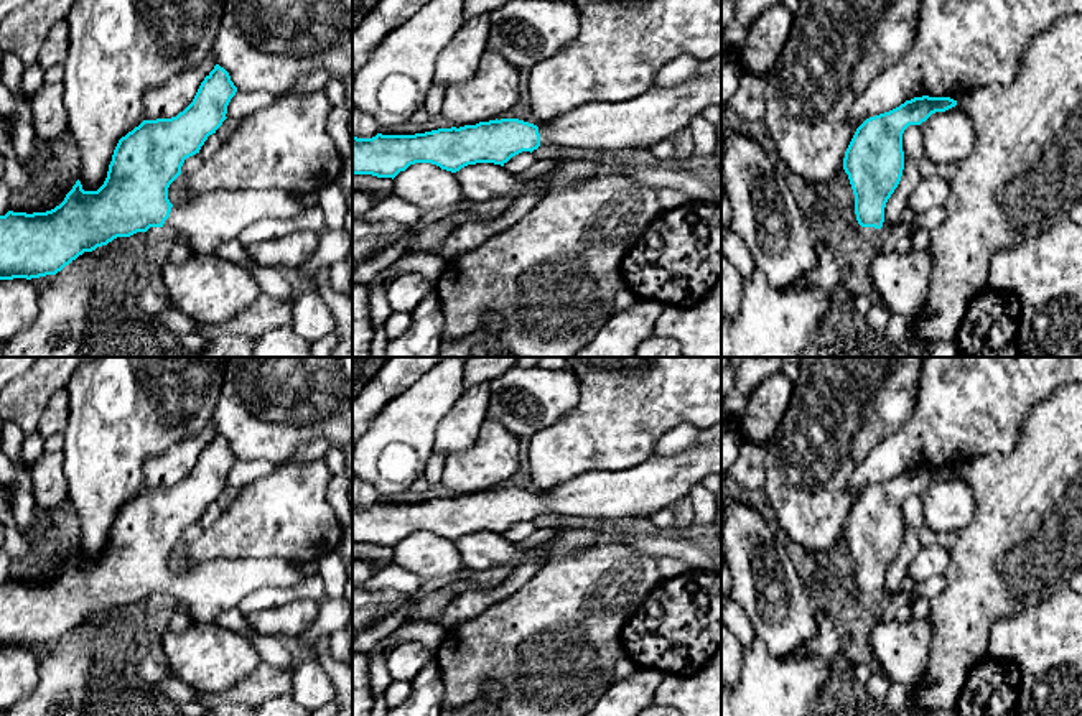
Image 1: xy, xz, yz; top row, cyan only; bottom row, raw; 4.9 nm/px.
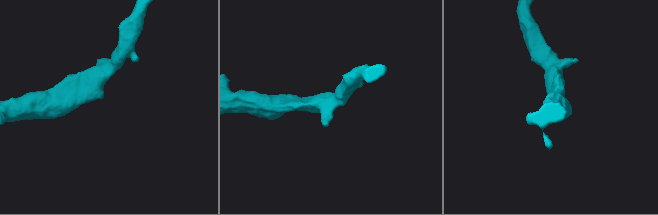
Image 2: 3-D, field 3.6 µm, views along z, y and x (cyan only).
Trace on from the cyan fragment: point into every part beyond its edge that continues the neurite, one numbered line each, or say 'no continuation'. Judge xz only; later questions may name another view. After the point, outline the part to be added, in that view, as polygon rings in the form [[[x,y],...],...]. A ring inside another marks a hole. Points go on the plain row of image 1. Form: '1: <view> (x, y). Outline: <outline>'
1: xz (641, 491). Outline: [[[721,423],[700,430],[695,444],[677,456],[654,456],[624,471],[580,474],[540,492],[540,514],[651,517],[687,497],[692,487],[708,476],[721,476]]]

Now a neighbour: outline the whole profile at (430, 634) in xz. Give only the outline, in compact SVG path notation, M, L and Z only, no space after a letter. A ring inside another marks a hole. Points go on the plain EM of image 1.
M413 622L400 629L400 637L402 640L420 642L430 652L436 653L446 632L438 622Z

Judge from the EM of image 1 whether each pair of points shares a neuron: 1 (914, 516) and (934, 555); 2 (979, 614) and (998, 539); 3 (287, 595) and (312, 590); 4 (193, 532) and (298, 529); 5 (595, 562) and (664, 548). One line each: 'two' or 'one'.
1: two
2: one
3: one
4: two
5: two

